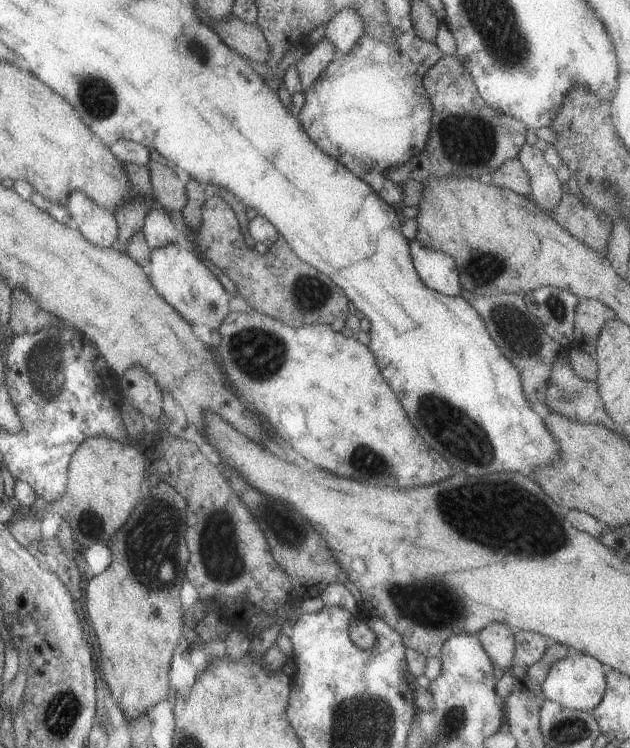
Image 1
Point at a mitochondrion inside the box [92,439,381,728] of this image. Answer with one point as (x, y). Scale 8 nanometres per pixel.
(153, 548)

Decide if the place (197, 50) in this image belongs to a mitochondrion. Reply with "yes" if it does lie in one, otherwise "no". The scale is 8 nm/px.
yes

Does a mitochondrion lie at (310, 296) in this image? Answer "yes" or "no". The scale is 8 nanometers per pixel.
yes

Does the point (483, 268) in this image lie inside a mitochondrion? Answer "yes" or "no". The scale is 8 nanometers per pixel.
yes

